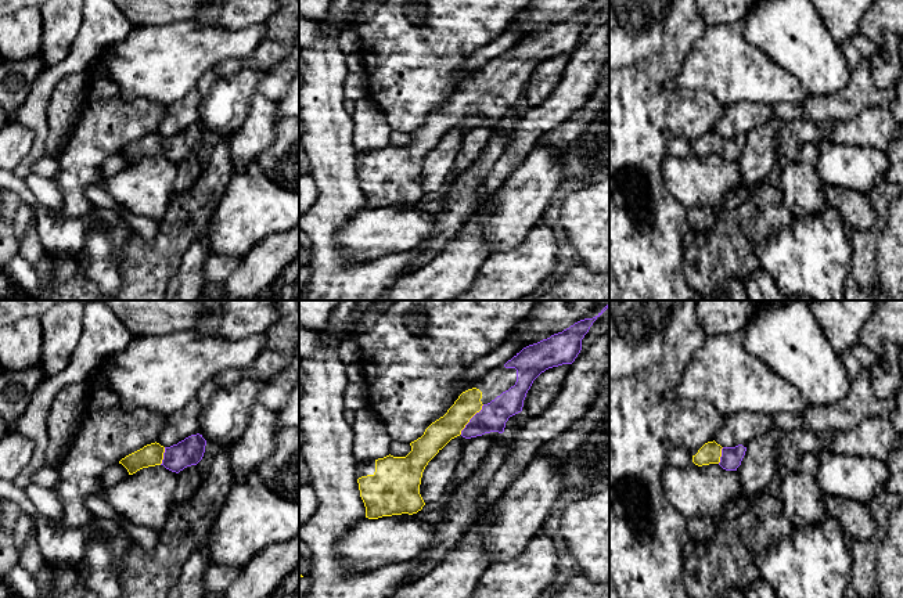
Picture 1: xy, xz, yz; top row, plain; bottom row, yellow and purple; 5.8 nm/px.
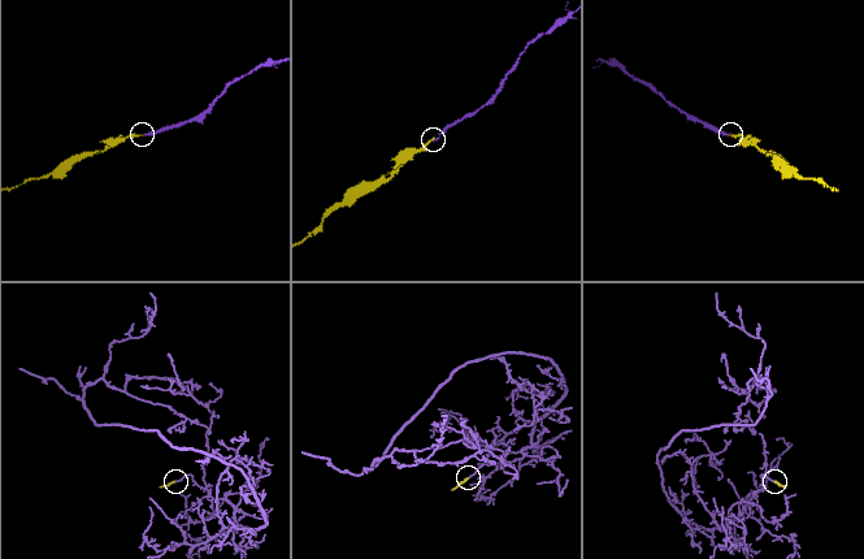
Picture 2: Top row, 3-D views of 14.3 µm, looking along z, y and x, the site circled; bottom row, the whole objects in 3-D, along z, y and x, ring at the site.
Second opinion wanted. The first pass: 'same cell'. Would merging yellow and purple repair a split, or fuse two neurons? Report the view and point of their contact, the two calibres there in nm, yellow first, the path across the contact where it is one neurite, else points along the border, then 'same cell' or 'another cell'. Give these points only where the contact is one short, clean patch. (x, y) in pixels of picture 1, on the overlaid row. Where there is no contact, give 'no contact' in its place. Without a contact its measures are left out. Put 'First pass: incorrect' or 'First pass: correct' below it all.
contact xz (470, 418); calibres 150 and 160 nm; way xz (442, 431), (461, 418), (470, 418), (488, 418), (493, 415); same cell
First pass: correct

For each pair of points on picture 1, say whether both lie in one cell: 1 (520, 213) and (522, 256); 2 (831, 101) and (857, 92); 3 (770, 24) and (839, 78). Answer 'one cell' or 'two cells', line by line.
1: two cells
2: one cell
3: one cell

